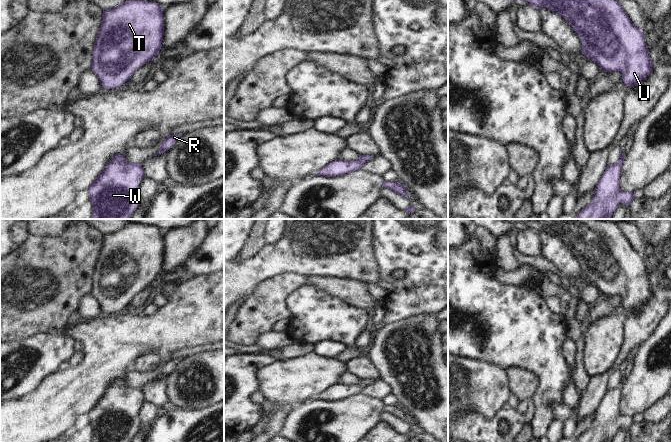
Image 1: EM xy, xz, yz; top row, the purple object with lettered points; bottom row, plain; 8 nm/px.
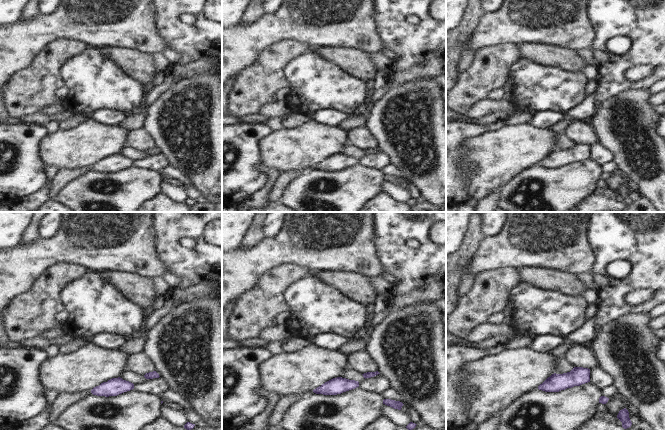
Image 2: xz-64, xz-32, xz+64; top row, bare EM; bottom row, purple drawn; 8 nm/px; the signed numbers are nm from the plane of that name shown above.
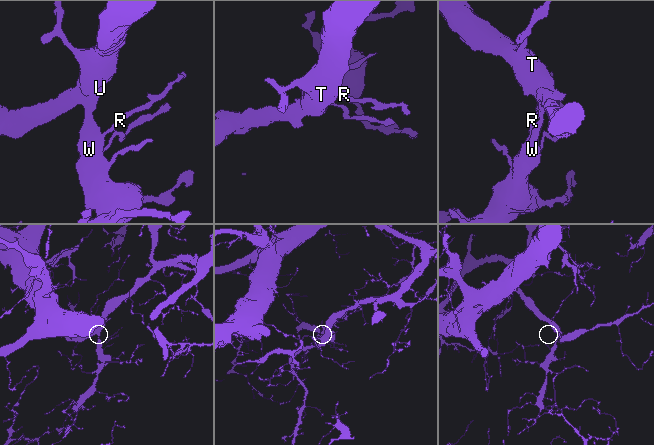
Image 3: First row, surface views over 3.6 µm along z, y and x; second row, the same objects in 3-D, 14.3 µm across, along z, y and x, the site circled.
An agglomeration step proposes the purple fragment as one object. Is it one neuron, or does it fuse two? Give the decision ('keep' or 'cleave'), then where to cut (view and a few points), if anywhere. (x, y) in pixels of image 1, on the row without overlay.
keep; cut none

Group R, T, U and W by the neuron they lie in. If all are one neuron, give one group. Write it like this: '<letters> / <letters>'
R T U W

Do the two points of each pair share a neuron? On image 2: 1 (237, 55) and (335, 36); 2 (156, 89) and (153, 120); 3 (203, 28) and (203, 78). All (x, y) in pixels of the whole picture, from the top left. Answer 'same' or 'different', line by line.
1: same
2: different
3: different

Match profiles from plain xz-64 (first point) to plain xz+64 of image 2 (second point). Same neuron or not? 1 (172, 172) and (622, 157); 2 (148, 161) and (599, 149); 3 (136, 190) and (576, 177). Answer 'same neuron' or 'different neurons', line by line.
1: different neurons
2: same neuron
3: same neuron

